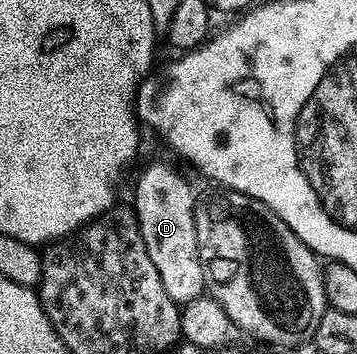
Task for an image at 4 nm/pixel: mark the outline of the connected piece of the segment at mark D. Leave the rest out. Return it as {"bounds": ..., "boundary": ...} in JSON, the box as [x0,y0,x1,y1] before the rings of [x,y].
{"bounds":[132,162,206,304],"boundary":[[[158,162],[151,170],[143,172],[138,183],[134,186],[134,202],[132,208],[138,216],[138,223],[142,228],[144,242],[148,248],[148,256],[152,256],[152,264],[156,264],[156,272],[160,272],[160,284],[164,284],[164,292],[172,296],[172,300],[179,304],[187,304],[203,297],[206,290],[204,268],[198,259],[198,241],[196,240],[196,220],[194,207],[196,193],[170,166]]]}

